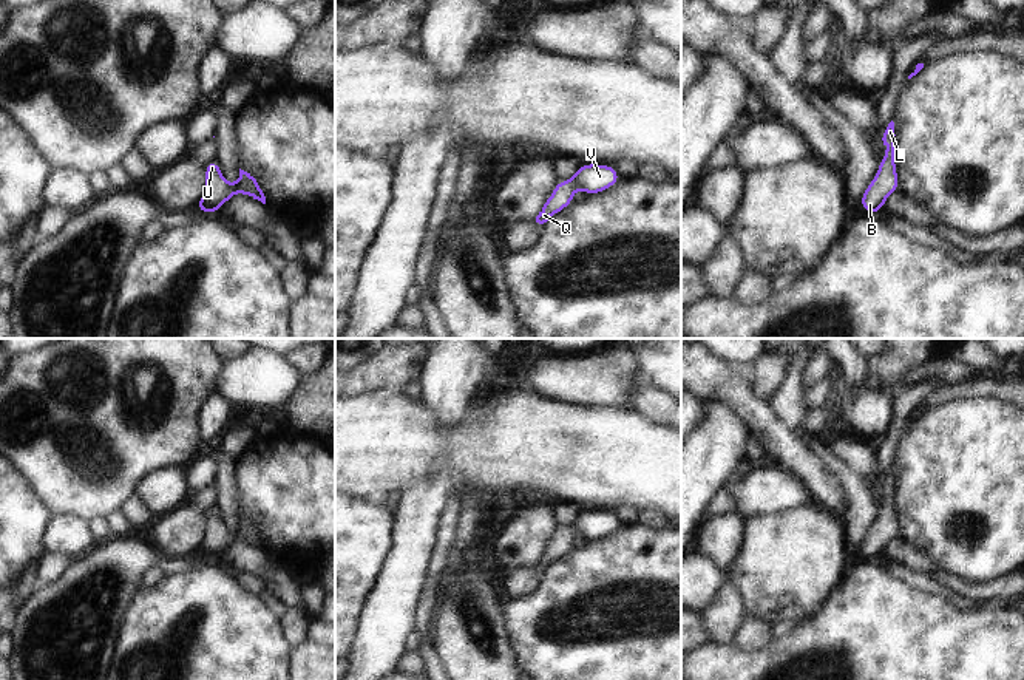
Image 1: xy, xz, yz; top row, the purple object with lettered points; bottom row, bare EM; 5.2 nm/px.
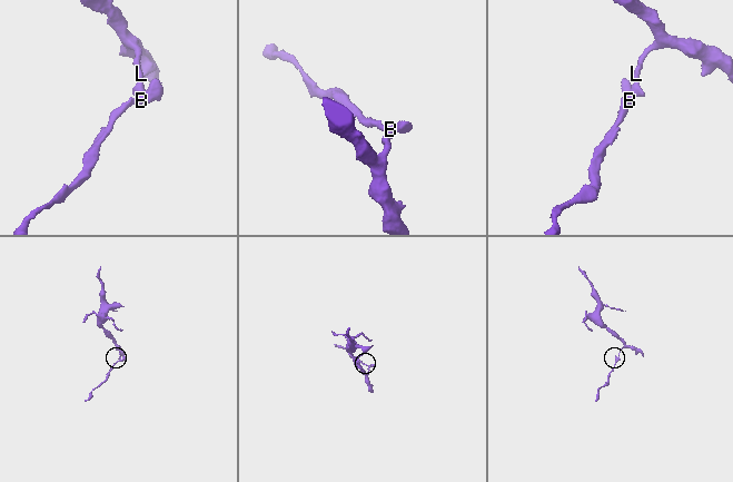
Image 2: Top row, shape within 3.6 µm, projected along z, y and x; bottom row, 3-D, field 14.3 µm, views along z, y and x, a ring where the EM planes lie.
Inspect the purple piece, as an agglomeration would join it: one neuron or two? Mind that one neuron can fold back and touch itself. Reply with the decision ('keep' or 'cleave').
keep

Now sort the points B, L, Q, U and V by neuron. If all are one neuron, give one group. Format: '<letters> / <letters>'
B L Q U V

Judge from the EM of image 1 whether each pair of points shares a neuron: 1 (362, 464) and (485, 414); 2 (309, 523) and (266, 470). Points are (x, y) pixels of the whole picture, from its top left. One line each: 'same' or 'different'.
1: same
2: same

